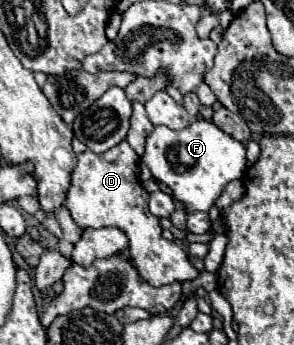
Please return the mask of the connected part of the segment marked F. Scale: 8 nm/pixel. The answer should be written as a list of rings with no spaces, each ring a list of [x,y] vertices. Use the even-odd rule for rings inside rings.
[[[199,117],[189,127],[173,131],[169,127],[155,127],[145,145],[143,161],[153,177],[171,187],[173,197],[185,205],[187,213],[209,211],[229,181],[241,179],[247,169],[247,149],[241,141],[221,131],[211,121]]]

